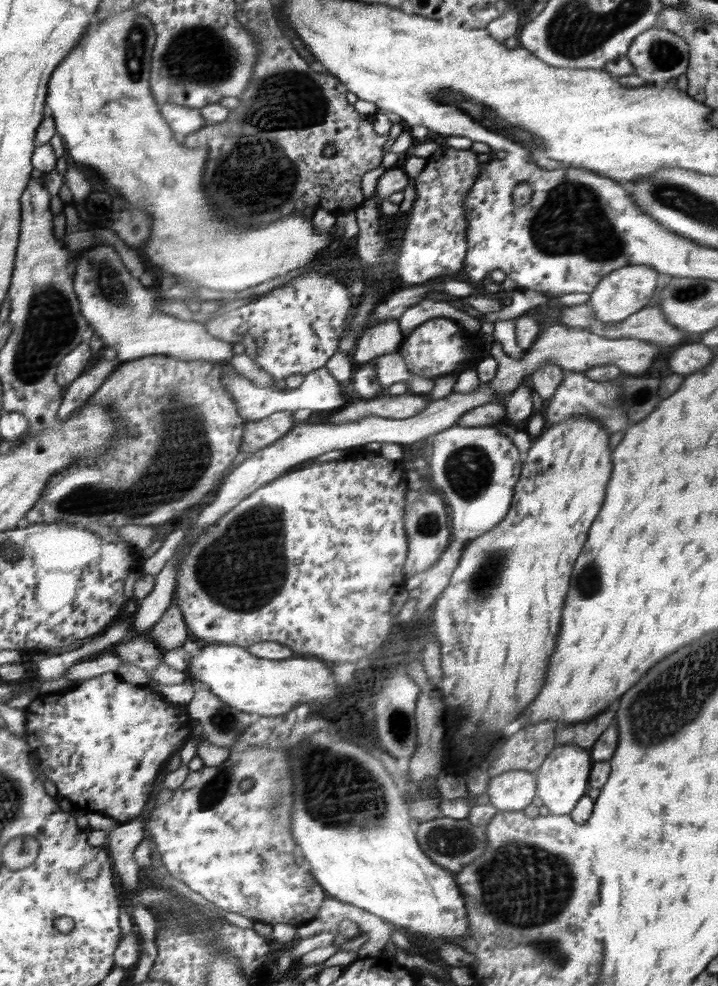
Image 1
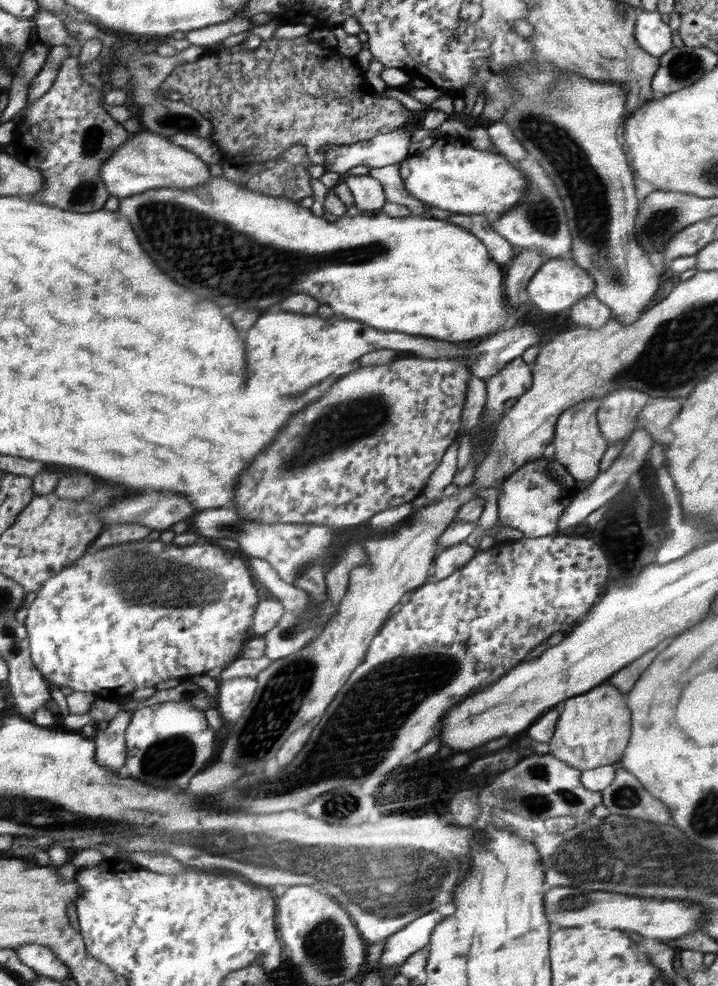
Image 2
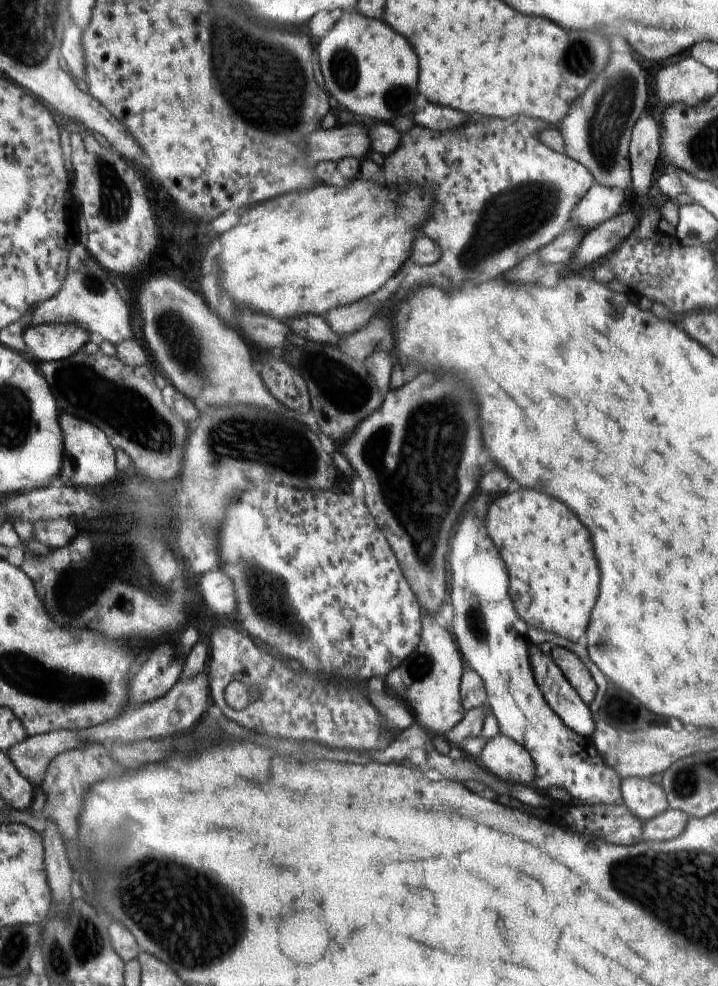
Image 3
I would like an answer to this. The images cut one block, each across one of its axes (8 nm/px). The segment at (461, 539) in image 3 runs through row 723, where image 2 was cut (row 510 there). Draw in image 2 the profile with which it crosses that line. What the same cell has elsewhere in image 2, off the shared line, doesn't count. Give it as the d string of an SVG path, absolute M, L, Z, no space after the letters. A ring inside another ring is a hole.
M546 458L532 459L520 467L510 478L499 485L498 520L499 524L506 524L523 532L526 538L538 538L559 533L560 515L568 503L578 494L579 489L570 486L560 486L548 474Z

